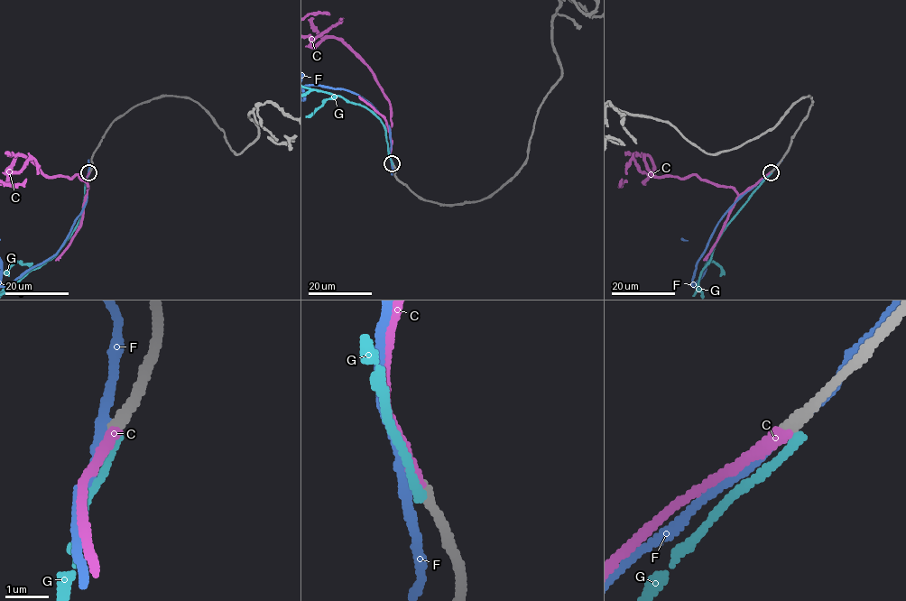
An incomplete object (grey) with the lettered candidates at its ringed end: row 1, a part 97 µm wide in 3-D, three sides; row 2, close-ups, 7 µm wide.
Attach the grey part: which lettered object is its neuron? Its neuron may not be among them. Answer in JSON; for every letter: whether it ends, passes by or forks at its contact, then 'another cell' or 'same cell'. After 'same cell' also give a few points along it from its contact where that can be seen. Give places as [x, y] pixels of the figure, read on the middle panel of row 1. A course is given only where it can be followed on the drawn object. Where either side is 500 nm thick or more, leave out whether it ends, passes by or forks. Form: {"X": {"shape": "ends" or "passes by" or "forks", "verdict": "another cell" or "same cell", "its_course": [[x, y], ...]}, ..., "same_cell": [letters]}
{"C": {"shape": "ends", "verdict": "same cell"}, "F": {"shape": "passes by", "verdict": "another cell"}, "G": {"shape": "ends", "verdict": "another cell"}, "same_cell": ["C"]}

